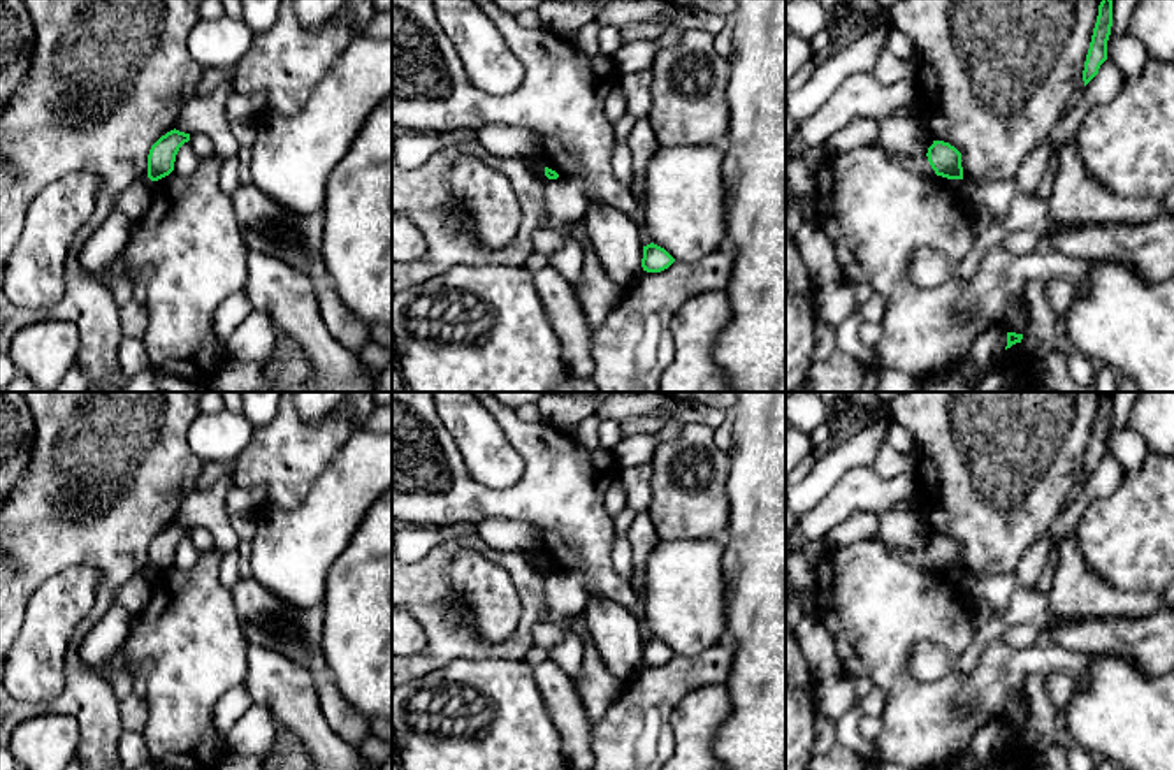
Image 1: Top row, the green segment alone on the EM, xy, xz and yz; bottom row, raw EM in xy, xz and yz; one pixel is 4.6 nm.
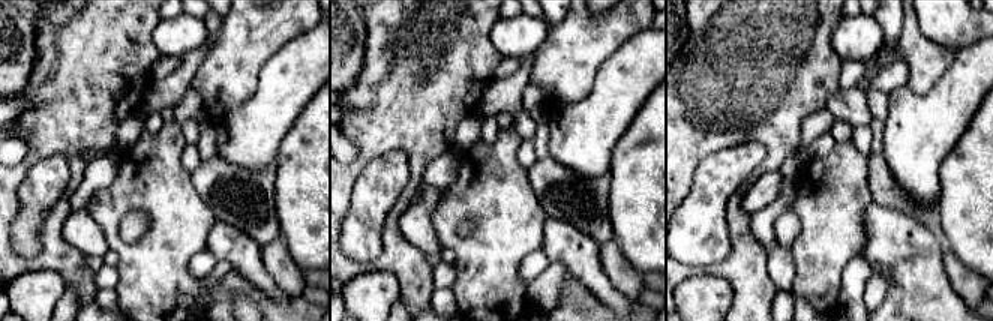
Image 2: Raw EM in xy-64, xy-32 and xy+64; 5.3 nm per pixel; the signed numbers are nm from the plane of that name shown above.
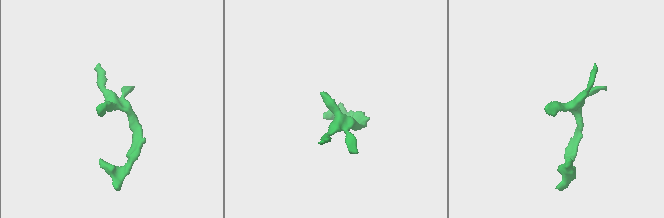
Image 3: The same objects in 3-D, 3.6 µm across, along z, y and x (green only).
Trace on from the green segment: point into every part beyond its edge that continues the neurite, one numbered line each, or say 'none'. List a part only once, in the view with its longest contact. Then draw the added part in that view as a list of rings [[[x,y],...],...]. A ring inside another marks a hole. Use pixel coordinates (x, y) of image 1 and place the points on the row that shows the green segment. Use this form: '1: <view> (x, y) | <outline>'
none

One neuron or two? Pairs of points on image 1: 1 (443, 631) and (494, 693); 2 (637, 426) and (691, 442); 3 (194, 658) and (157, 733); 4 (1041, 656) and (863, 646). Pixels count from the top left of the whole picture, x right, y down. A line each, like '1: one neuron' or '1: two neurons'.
1: two neurons
2: two neurons
3: one neuron
4: one neuron

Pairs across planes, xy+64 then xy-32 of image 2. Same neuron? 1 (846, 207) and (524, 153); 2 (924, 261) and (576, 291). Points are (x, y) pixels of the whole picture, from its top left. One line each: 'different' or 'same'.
1: different
2: different

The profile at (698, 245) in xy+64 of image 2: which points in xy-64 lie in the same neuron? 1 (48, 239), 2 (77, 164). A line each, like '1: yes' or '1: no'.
1: no
2: no

